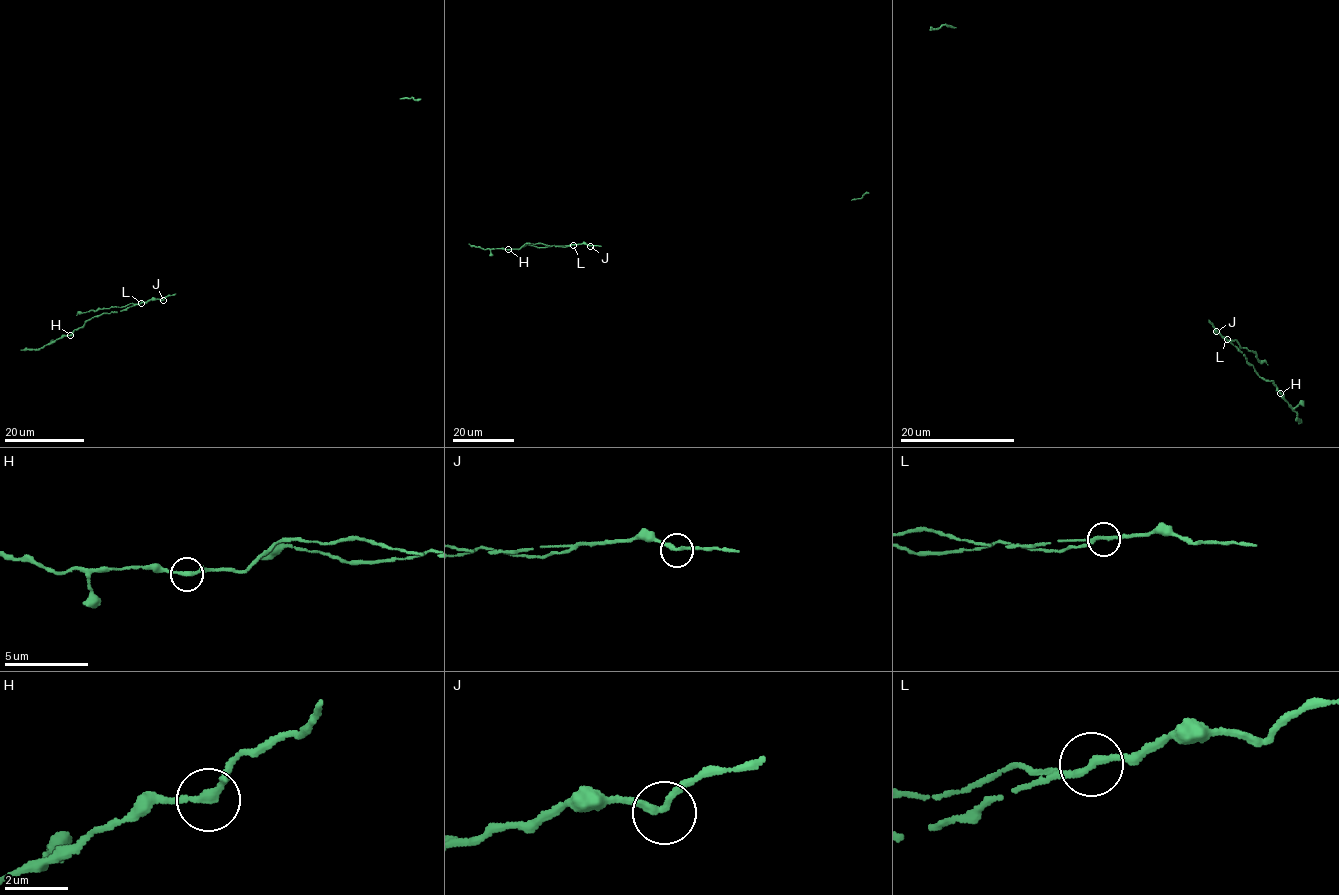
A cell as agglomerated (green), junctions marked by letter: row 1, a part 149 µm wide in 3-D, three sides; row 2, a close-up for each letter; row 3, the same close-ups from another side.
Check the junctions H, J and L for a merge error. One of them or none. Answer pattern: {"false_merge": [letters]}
{"false_merge": ["L"]}

